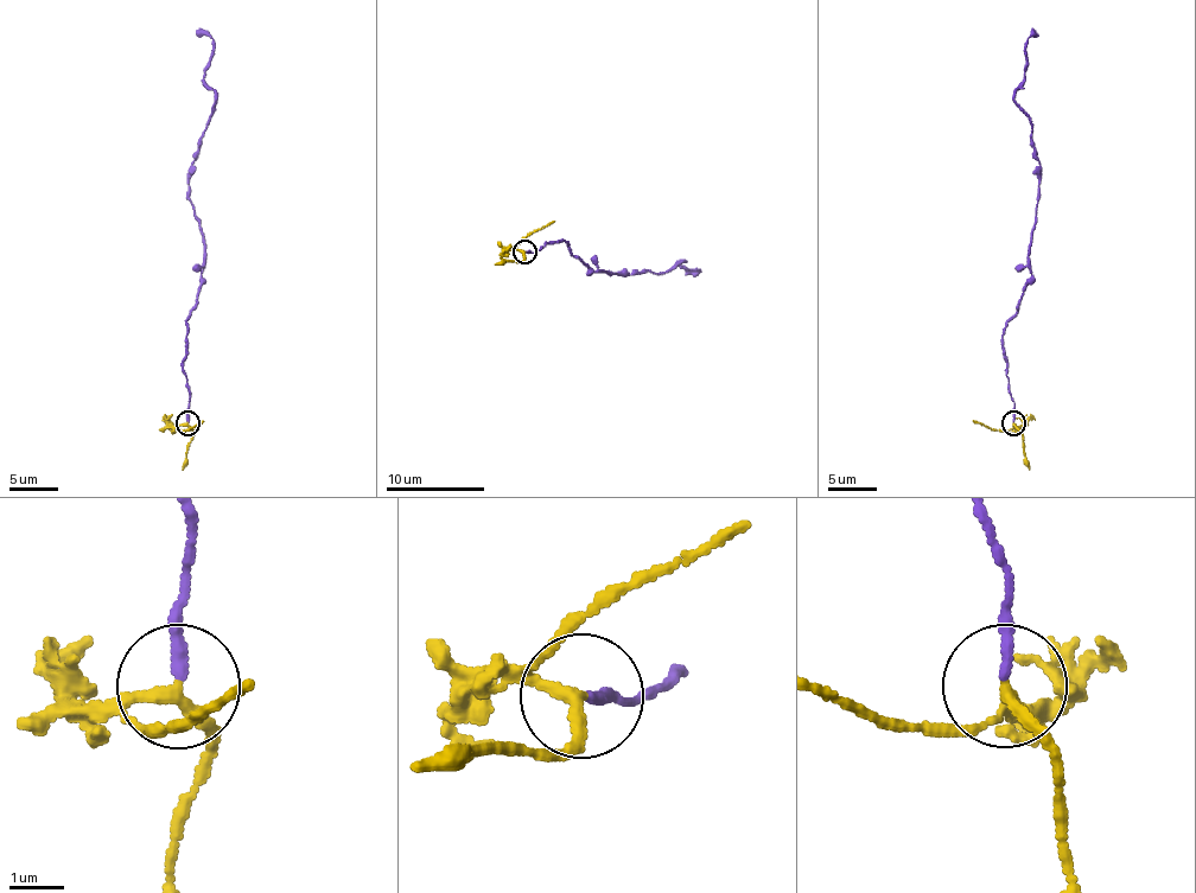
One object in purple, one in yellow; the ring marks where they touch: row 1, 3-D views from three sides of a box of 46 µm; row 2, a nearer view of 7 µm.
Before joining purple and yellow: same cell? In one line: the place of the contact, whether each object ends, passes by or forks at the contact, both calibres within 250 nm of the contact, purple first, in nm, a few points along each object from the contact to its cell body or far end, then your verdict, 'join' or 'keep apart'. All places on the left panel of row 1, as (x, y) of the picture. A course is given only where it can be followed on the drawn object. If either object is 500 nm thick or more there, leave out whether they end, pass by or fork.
place (188, 422); purple ends; yellow passes by; calibres 200 and 200 nm; course purple (188, 422), (184, 356), (204, 243), (190, 199), (189, 167), (217, 95), (205, 80), (212, 43), (198, 36); course yellow (188, 422), (179, 429), (192, 429), (203, 420); keep apart

